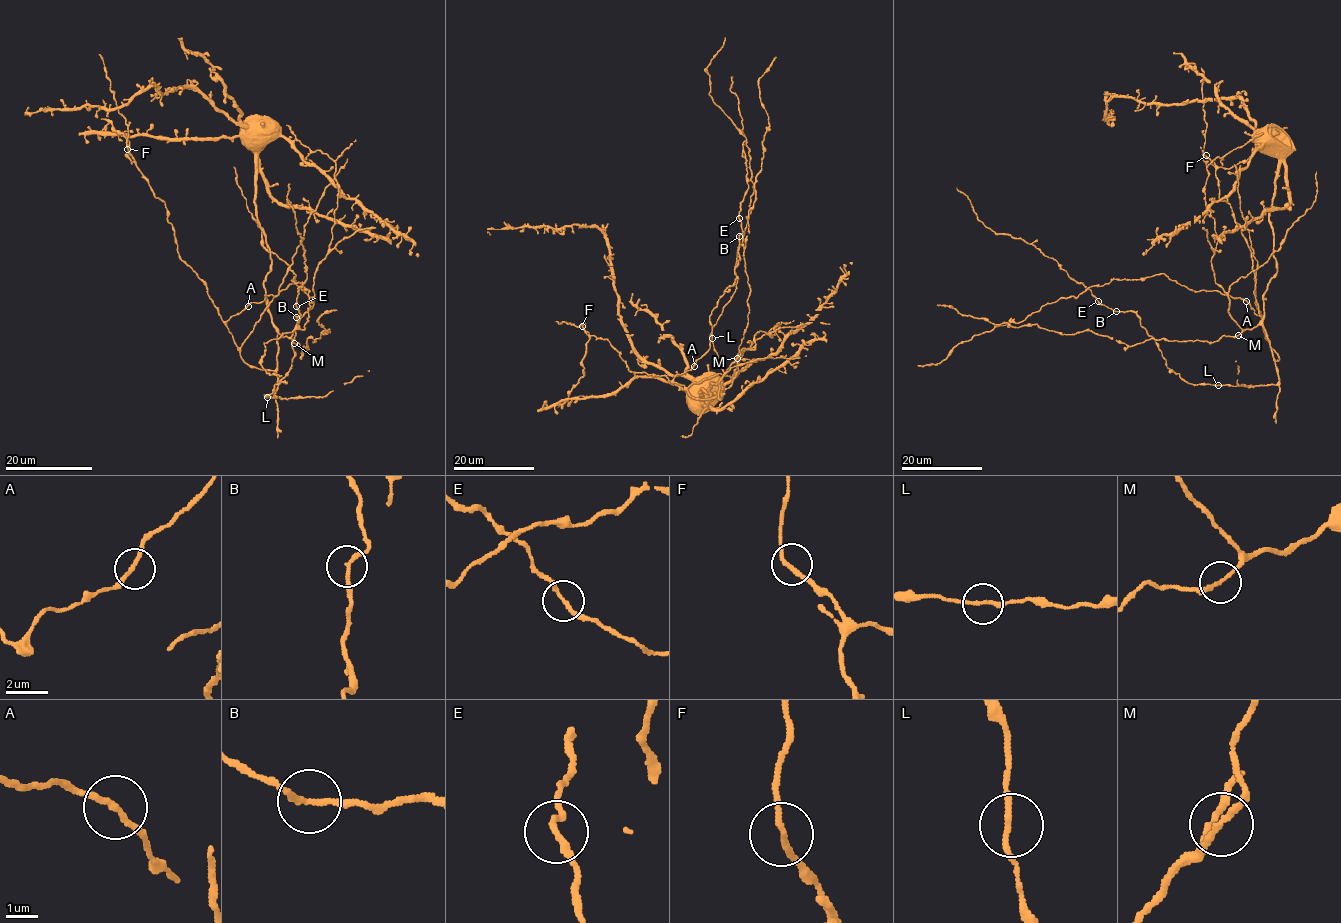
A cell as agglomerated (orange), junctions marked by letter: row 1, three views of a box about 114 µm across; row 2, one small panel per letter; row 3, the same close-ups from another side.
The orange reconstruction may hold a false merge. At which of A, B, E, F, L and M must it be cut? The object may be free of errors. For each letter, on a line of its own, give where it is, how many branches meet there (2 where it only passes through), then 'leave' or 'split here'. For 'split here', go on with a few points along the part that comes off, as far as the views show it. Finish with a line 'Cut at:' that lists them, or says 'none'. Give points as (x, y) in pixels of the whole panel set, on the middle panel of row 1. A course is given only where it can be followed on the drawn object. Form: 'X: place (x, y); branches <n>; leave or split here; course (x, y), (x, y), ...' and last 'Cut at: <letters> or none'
A: place (694, 366); branches 2; leave
B: place (739, 236); branches 2; leave
E: place (739, 218); branches 2; leave
F: place (582, 326); branches 2; leave
L: place (712, 338); branches 2; leave
M: place (737, 358); branches 2; leave
Cut at: none

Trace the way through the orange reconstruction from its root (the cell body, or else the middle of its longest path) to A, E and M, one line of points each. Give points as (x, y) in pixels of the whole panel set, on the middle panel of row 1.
A: (705, 396), (702, 389), (719, 393), (732, 379), (718, 373), (688, 387), (674, 381), (694, 366)
E: (705, 396), (702, 389), (714, 396), (708, 389), (720, 382), (721, 398), (709, 315), (736, 278), (738, 218)
M: (705, 396), (707, 390), (702, 398), (702, 389), (715, 395), (708, 391), (710, 385), (737, 358)

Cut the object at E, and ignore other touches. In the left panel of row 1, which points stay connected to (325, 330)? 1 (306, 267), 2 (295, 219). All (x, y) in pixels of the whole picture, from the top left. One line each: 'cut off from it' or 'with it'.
1: cut off from it
2: cut off from it

